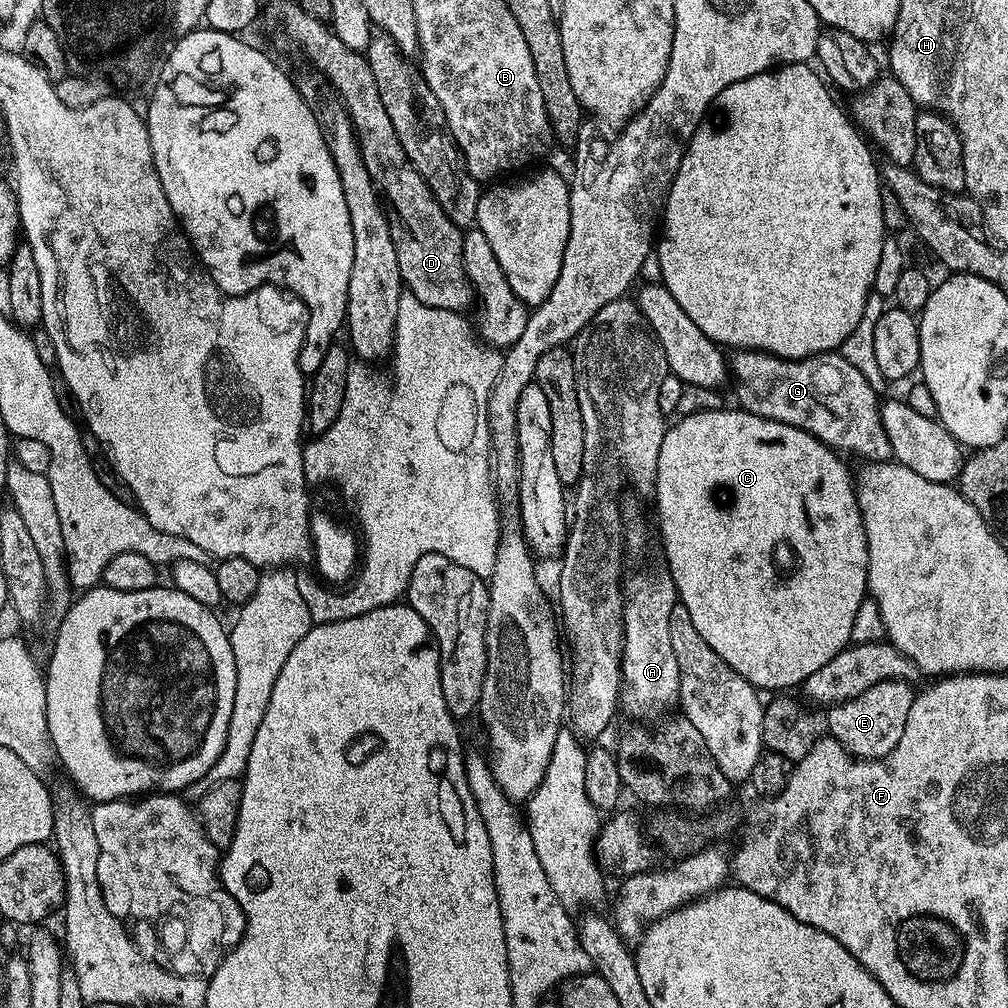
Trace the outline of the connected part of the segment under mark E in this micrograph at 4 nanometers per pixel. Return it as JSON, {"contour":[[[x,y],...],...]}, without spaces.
{"contour":[[[883,680],[846,702],[831,705],[827,709],[828,714],[826,713],[827,735],[839,742],[857,760],[882,760],[898,746],[902,730],[906,730],[906,714],[910,714],[914,699],[912,687],[913,685],[905,680]]]}

